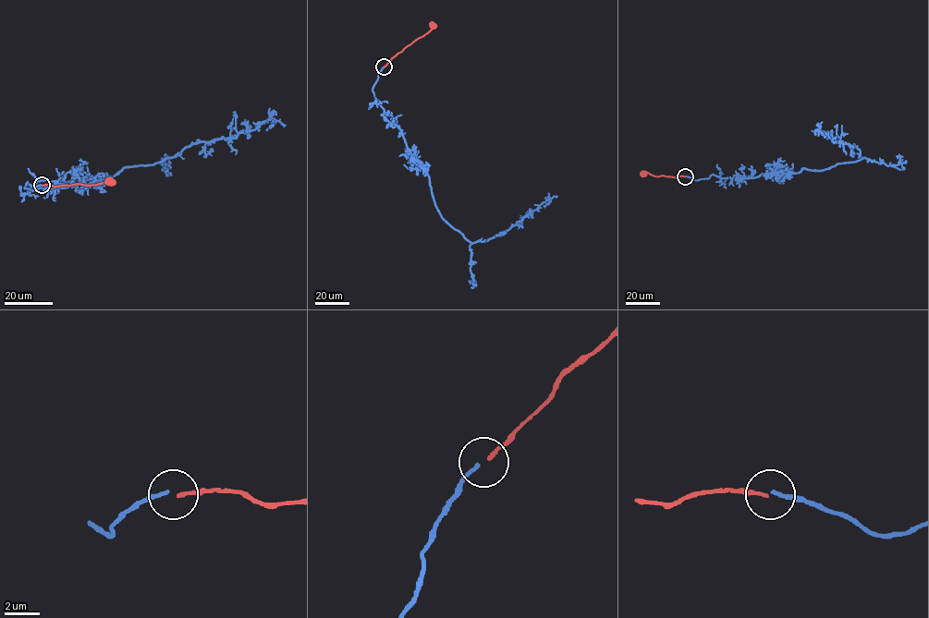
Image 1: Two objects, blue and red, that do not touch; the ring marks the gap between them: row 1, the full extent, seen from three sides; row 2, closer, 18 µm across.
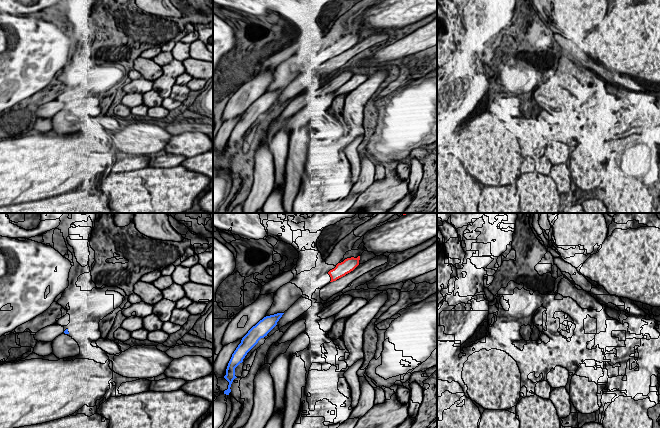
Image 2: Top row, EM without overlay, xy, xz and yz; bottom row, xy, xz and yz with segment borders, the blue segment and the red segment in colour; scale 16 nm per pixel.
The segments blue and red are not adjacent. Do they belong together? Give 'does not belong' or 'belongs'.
does not belong

